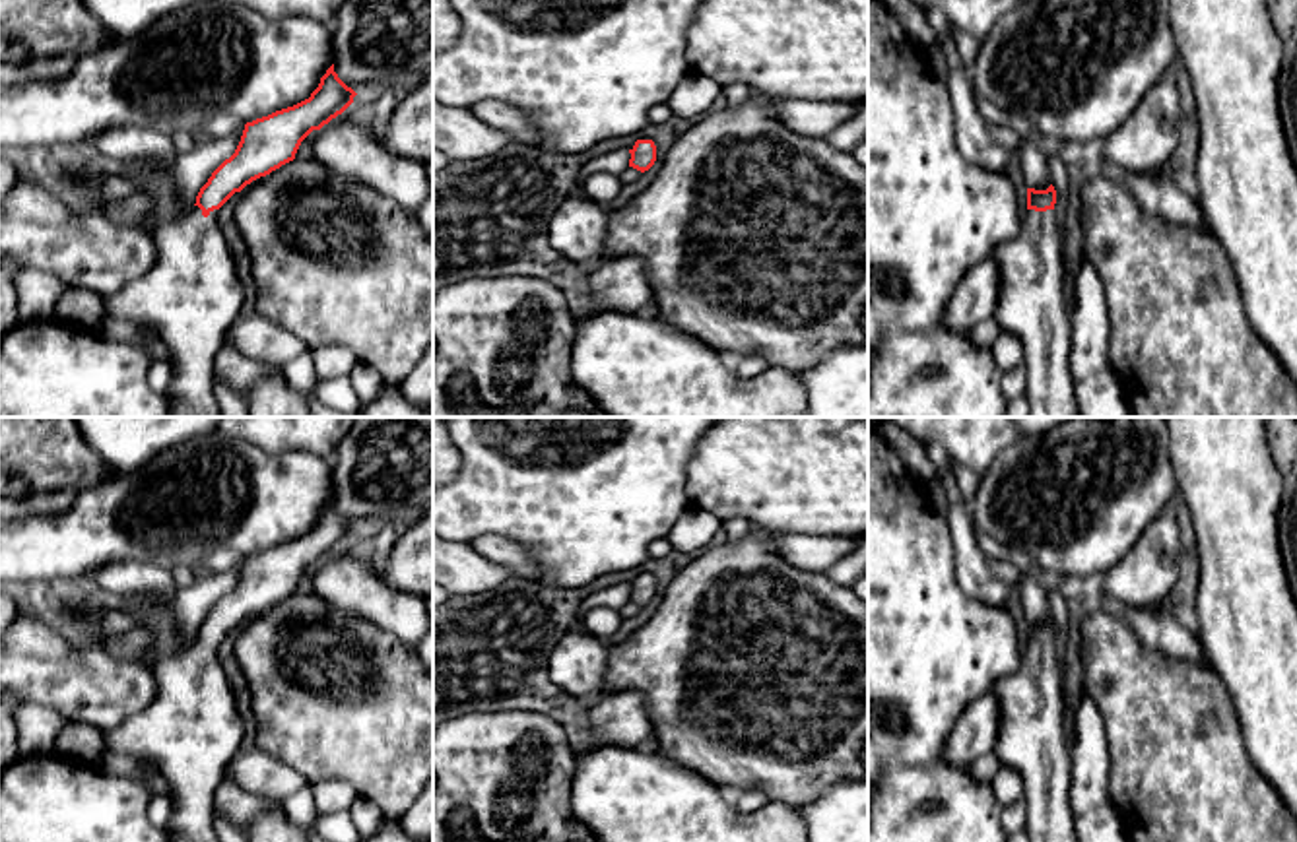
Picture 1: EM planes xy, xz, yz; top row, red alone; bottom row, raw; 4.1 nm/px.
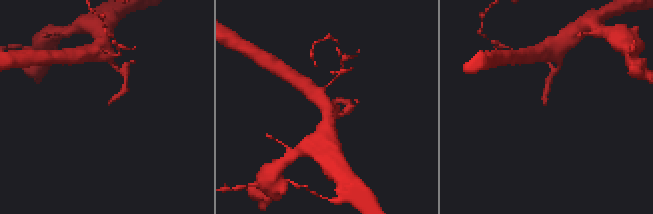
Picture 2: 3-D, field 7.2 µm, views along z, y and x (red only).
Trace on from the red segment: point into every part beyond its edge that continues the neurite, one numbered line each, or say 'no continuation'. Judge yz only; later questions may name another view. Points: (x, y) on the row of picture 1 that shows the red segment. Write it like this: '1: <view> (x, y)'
1: yz (1031, 305)

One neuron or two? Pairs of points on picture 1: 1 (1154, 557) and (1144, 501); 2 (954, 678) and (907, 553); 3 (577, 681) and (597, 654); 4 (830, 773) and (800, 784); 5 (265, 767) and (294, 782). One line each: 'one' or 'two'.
1: two
2: one
3: one
4: one
5: one

